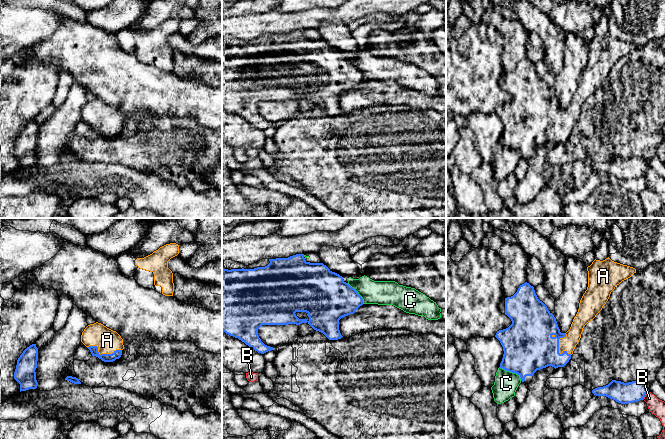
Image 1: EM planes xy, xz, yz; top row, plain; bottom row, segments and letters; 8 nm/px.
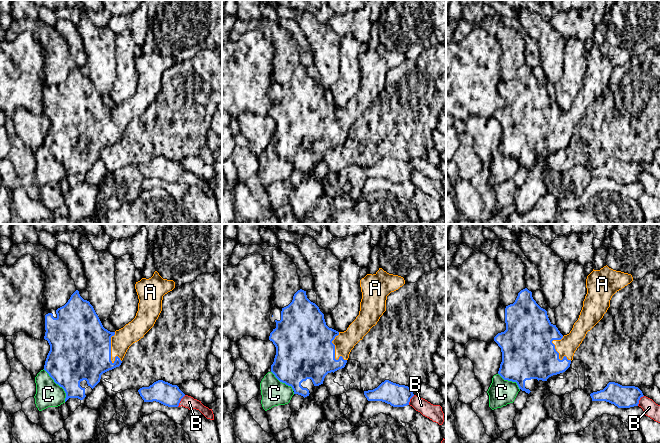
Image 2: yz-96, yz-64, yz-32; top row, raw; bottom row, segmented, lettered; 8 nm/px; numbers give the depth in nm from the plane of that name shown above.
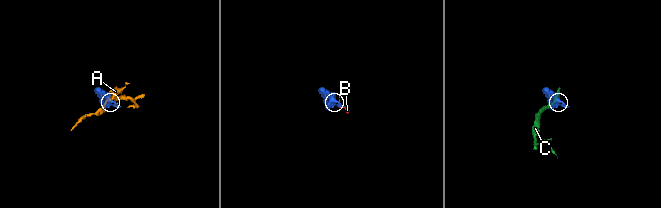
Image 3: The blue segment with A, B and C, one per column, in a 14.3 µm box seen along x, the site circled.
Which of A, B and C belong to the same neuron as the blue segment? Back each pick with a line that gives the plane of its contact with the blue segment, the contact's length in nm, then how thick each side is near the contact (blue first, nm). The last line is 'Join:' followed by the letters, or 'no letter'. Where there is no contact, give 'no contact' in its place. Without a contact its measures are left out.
A: meets blue in xy; contact 280 nm long; 70 nm thick on the blue side, 190 nm on the other
Join: A

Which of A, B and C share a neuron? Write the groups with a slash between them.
A / B / C

